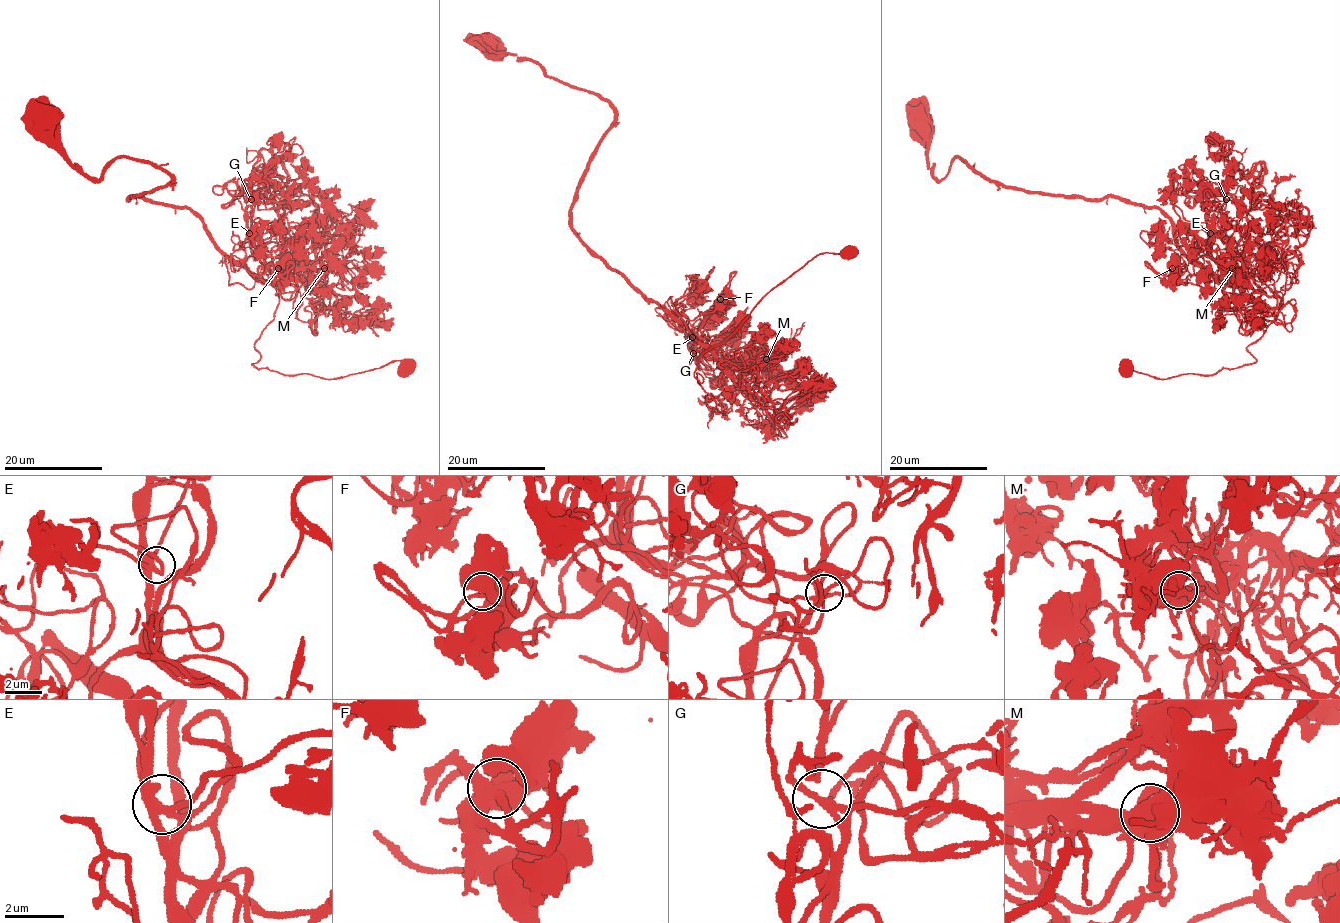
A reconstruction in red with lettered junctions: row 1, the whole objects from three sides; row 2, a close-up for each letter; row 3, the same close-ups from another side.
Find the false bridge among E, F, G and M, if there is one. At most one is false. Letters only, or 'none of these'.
M

